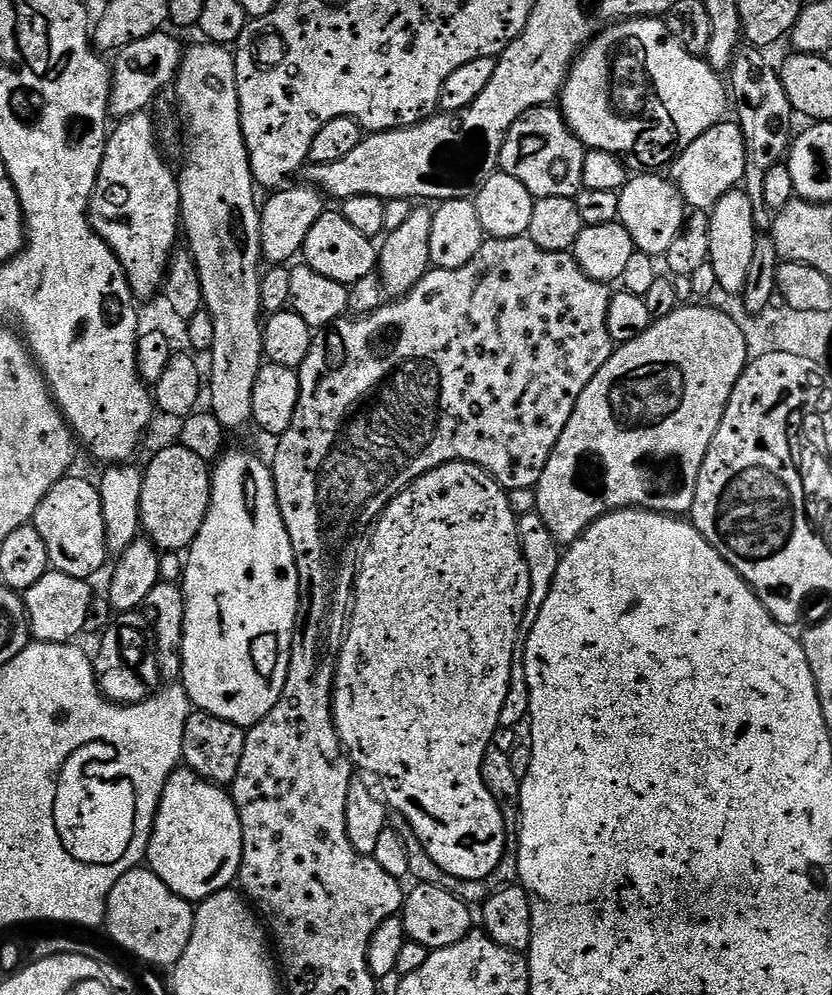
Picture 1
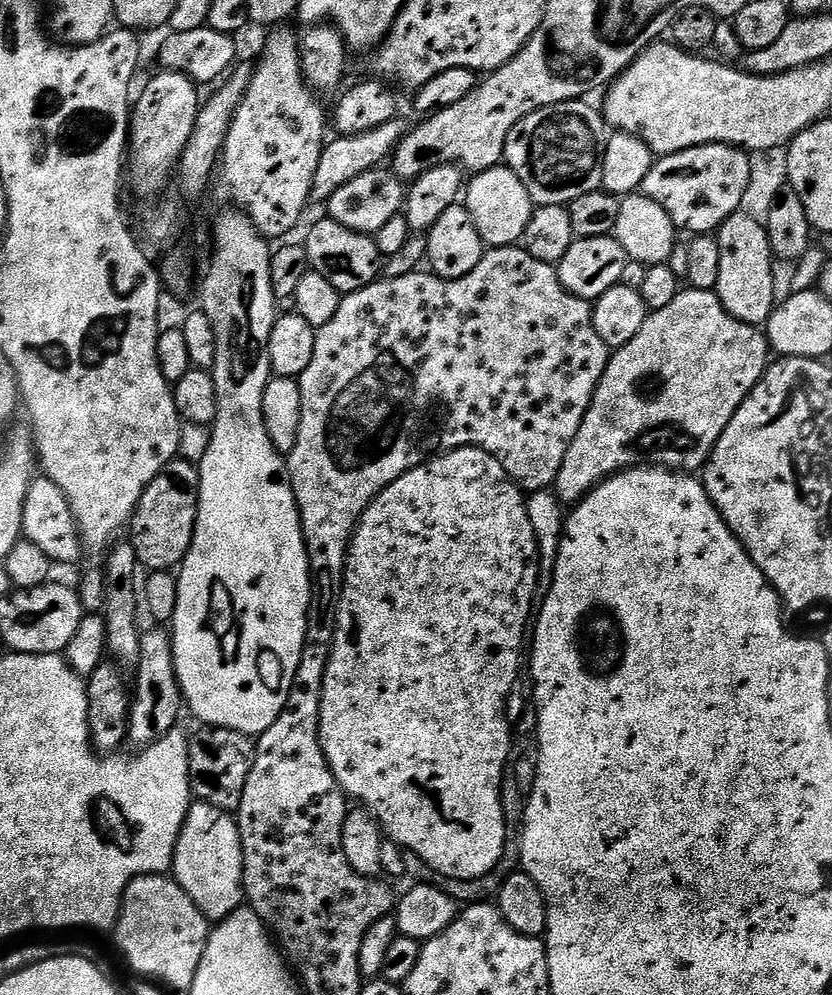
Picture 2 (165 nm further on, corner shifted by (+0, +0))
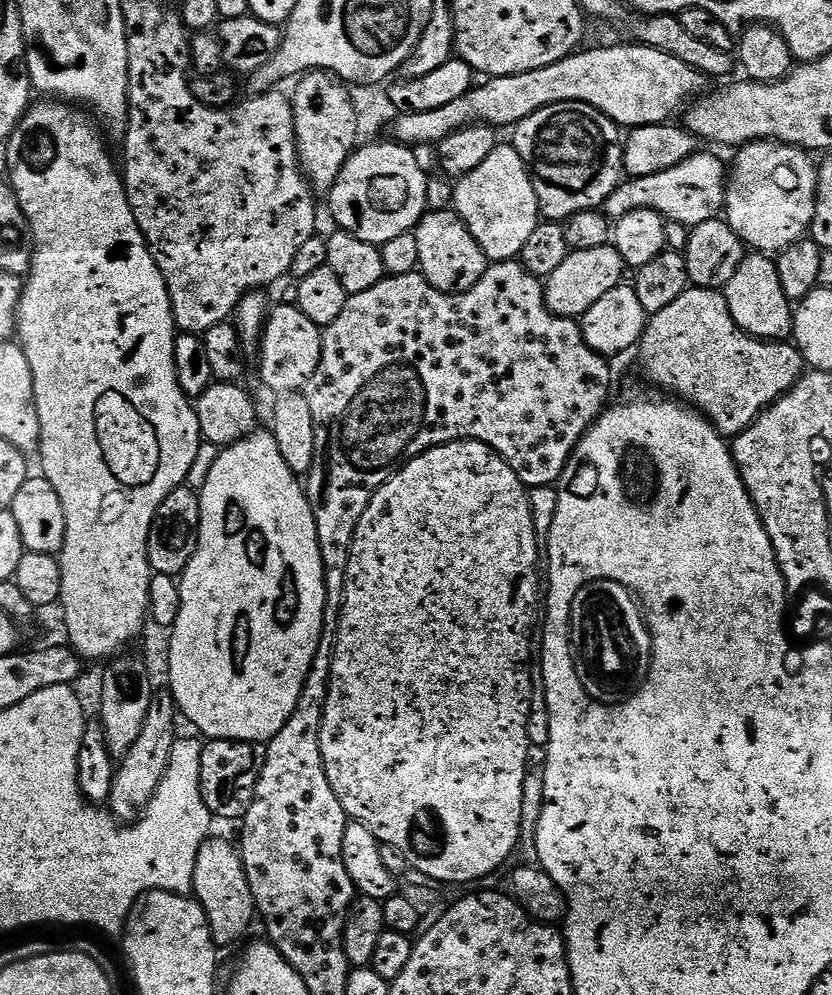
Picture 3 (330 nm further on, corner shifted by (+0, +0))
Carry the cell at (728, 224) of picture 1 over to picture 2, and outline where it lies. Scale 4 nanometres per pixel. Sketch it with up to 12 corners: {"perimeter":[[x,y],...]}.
{"perimeter":[[739,211],[720,224],[714,289],[742,322],[778,304],[767,227]]}

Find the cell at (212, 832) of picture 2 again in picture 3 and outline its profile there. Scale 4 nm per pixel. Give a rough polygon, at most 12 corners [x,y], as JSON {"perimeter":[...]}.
{"perimeter":[[237,845],[198,850],[194,899],[217,945],[236,944],[258,913]]}

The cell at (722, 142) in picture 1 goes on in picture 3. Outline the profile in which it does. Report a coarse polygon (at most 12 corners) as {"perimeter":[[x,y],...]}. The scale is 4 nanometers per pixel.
{"perimeter":[[700,150],[625,179],[602,210],[695,226],[725,211],[726,164]]}

